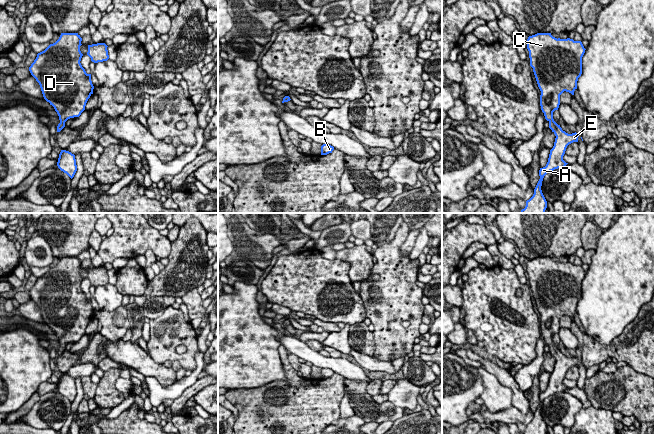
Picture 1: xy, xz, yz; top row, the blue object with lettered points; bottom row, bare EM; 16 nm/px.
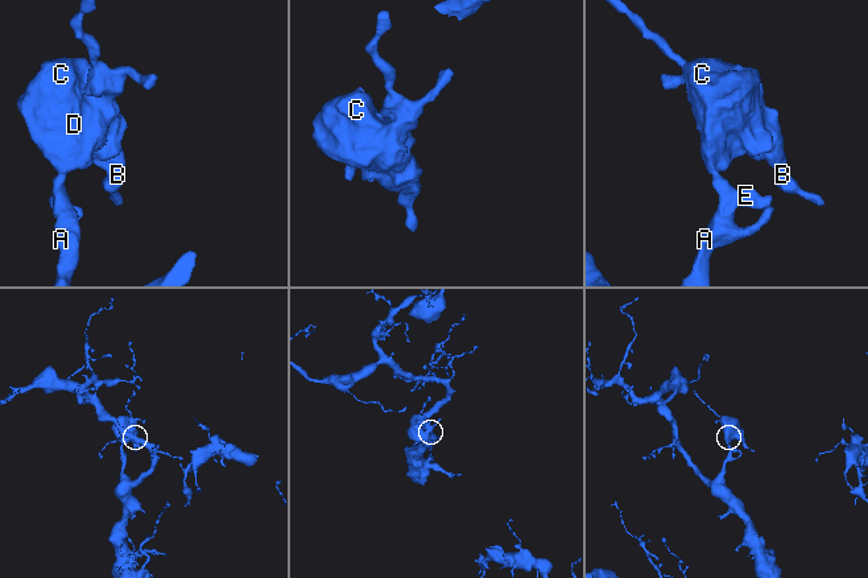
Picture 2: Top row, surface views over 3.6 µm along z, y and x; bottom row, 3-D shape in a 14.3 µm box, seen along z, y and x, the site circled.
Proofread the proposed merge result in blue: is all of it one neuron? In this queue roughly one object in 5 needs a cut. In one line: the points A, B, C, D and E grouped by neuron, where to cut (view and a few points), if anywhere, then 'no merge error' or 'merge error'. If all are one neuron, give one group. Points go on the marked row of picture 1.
A B C D E | no cut | no merge error

